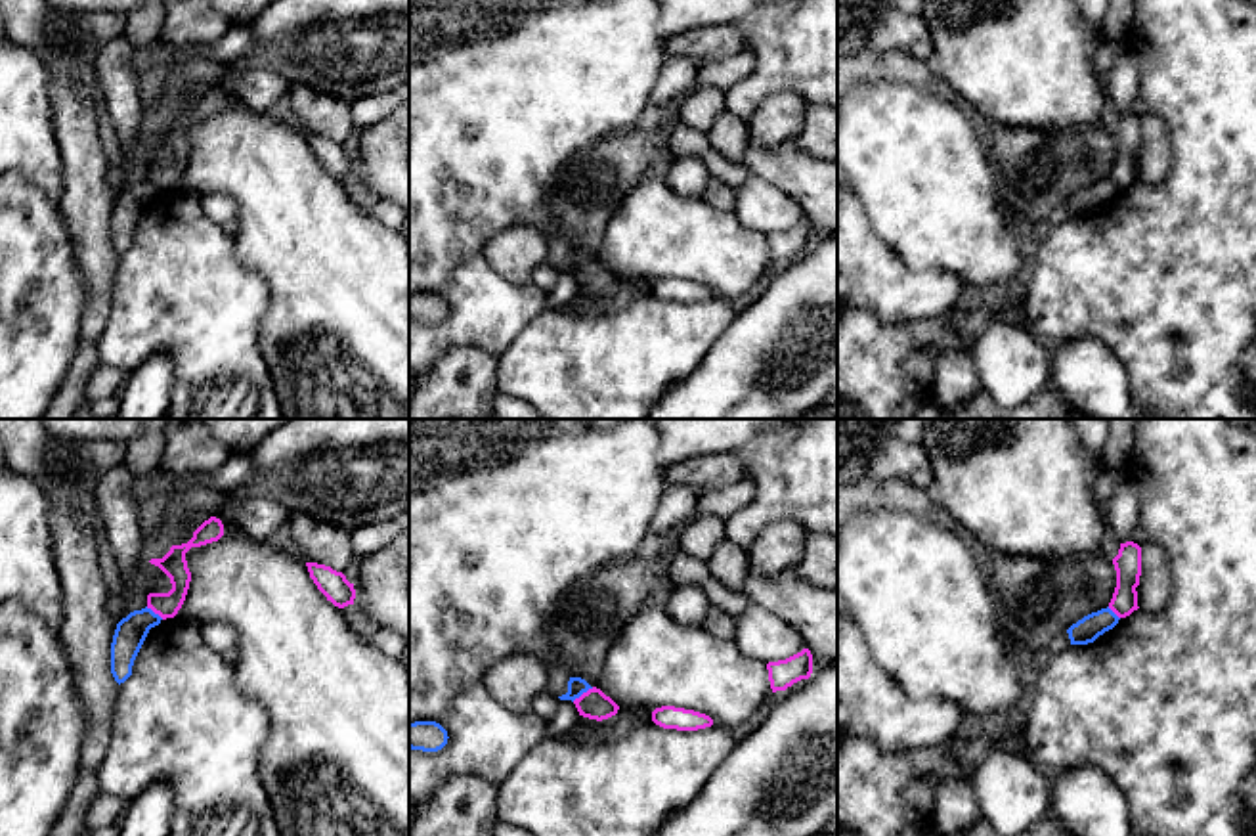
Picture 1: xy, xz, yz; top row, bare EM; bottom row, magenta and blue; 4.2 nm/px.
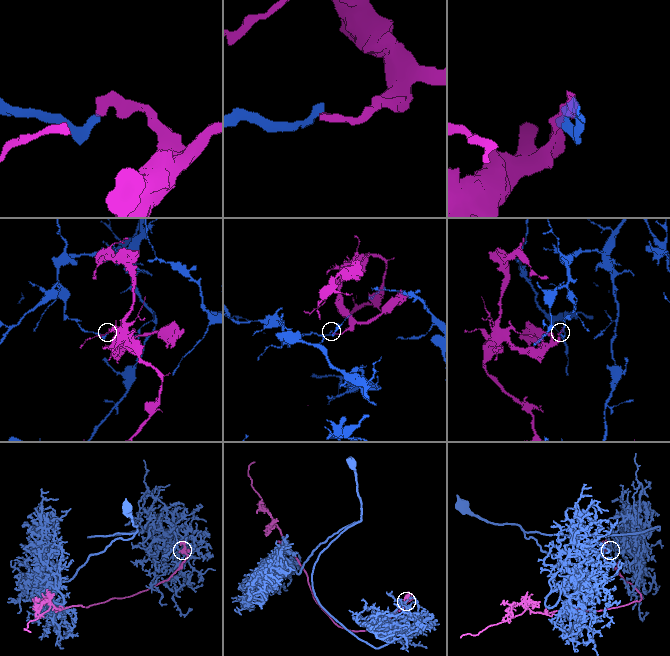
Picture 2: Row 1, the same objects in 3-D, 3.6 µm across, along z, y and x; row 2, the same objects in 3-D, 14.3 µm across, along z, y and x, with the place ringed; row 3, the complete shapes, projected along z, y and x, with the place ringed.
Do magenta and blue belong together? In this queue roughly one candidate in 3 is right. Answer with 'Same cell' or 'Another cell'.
Another cell

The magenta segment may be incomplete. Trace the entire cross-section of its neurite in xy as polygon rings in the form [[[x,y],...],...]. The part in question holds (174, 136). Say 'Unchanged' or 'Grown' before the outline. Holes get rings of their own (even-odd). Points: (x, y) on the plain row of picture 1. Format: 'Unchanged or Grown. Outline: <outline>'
Unchanged. Outline: [[[210,88],[193,103],[193,109],[187,115],[172,117],[162,130],[151,130],[149,134],[159,138],[170,149],[172,161],[168,165],[149,165],[147,180],[151,180],[162,191],[174,189],[185,172],[191,153],[185,124],[191,119],[201,119],[218,113],[222,107],[224,107],[222,92]]]

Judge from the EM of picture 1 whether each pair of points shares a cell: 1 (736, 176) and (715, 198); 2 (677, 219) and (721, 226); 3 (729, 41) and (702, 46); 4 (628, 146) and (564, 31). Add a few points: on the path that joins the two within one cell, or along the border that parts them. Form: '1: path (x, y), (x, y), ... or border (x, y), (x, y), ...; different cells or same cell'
1: border (712, 176), (717, 176), (735, 190); different cells
2: path (689, 224), (710, 224); same cell
3: path (723, 41), (708, 46); same cell
4: border (633, 127), (605, 134), (578, 150); different cells

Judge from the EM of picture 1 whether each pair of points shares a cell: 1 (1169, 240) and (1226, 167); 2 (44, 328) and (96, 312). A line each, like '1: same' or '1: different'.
1: same
2: different

